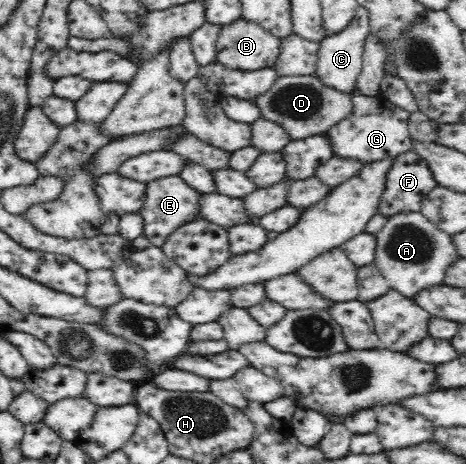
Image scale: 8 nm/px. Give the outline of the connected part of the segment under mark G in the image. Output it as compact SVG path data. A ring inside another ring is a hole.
M353 94L351 114L334 124L322 136L330 141L333 158L356 160L364 166L381 160L394 160L402 153L411 151L414 146L408 130L409 115L410 112L395 106L380 94Z

